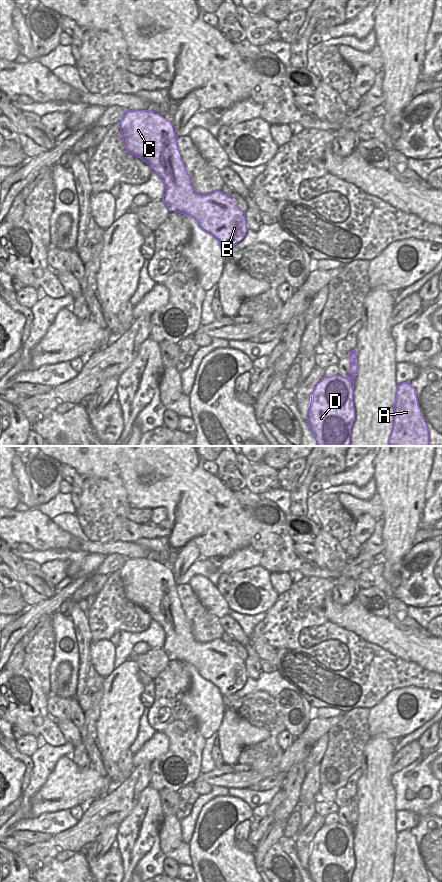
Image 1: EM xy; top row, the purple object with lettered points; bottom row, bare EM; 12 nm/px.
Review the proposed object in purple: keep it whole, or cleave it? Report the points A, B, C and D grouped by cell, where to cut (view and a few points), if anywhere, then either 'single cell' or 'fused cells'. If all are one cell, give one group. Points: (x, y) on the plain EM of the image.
groups A B C D; cut none; single cell

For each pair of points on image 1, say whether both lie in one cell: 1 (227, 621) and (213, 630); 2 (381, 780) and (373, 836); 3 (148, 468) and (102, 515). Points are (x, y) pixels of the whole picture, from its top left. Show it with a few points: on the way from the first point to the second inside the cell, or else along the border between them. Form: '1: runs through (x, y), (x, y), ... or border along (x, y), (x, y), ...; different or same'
1: border along (218, 618), (221, 627), (225, 631); different
2: runs through (376, 794), (376, 822); same
3: border along (112, 472), (119, 476), (131, 506); different

